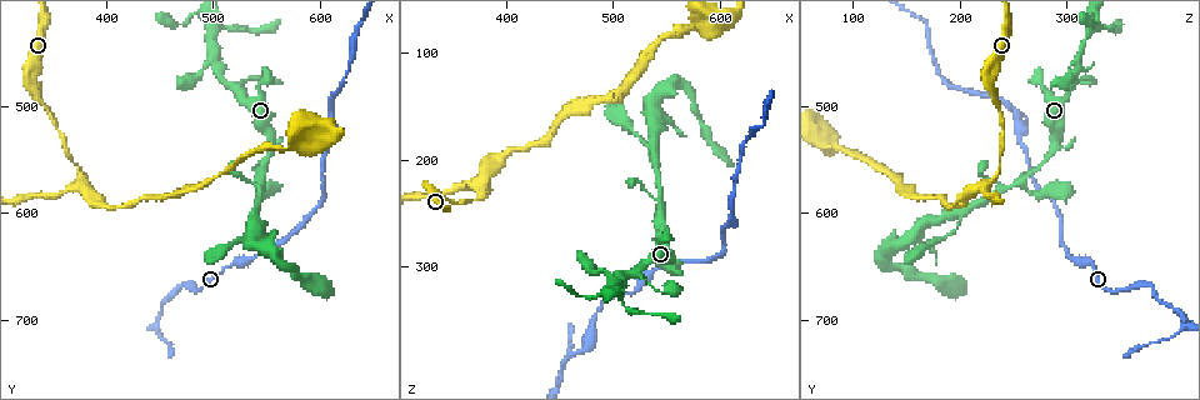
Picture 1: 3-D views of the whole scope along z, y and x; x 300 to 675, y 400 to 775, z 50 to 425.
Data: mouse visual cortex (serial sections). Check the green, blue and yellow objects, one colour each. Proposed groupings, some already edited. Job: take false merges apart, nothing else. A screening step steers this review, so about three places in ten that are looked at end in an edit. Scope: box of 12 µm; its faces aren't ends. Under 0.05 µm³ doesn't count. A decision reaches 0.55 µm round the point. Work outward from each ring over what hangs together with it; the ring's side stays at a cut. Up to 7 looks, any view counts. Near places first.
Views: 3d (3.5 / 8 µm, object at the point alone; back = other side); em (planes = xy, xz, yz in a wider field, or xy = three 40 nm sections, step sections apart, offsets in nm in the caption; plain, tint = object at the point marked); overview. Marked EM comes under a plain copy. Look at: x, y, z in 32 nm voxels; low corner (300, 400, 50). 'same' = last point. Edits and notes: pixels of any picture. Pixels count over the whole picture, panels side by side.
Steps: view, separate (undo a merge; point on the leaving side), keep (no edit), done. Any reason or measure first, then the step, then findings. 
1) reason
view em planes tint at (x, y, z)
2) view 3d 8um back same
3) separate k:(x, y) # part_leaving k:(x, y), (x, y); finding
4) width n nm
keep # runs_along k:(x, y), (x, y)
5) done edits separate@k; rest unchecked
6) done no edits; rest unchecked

calibre changes
view 3d 3.5um at (378, 572, 228)

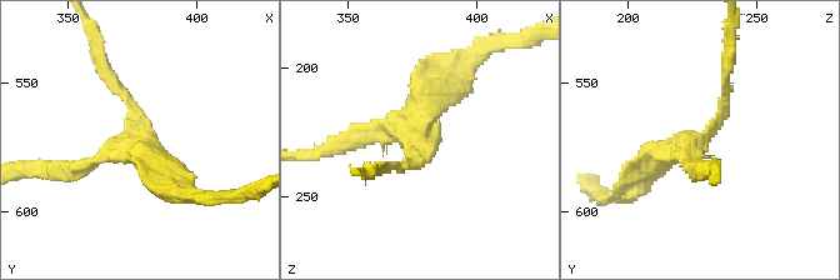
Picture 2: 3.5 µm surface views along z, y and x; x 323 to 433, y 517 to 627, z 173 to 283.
arms 3; arm_widths 150, 150, 350 nm; now the EM
view em planes tint at (377, 570, 230)

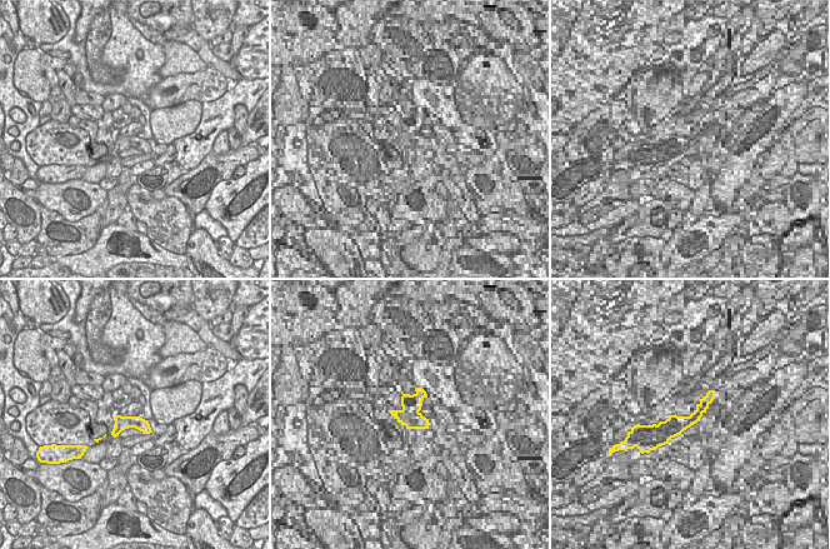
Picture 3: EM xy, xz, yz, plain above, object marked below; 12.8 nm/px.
separate 2:(641, 168) # part_leaving 2:(700, 139), (655, 158), (620, 196); two cells meet here

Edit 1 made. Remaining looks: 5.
abrupt turn
view 3d 8um at (502, 462, 310)

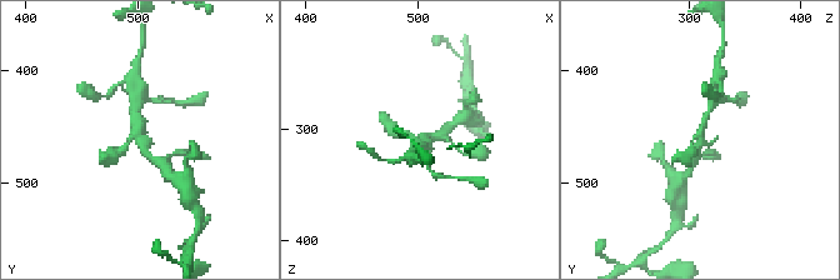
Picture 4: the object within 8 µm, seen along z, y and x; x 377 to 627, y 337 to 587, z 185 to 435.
view em xy step 1 tint at (502, 460, 310)

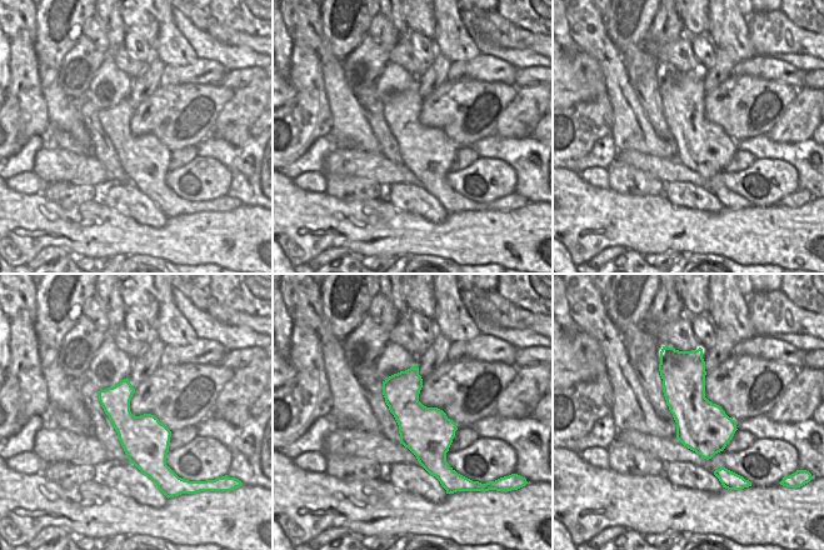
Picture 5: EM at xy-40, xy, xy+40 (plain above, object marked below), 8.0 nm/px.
width 420 nm
keep # runs_along 4:(159, 165), (138, 138), (138, 105); one cell here

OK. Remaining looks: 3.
sharp bend
view 3d 3.5um back at (544, 570, 258)

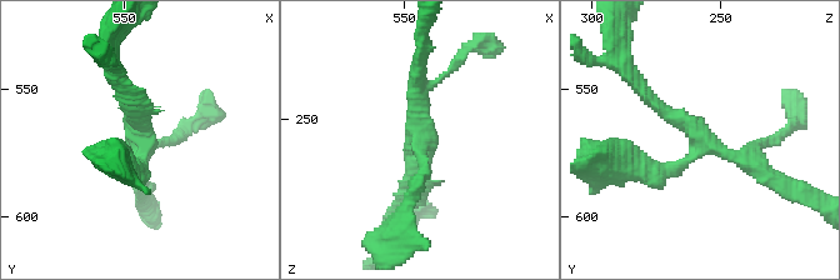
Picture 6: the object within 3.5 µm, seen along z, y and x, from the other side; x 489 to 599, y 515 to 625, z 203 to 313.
arms 3; arm_widths 200, 200, 200 nm; shape alone is not enough
view em xy step 2 tint at (544, 571, 258)

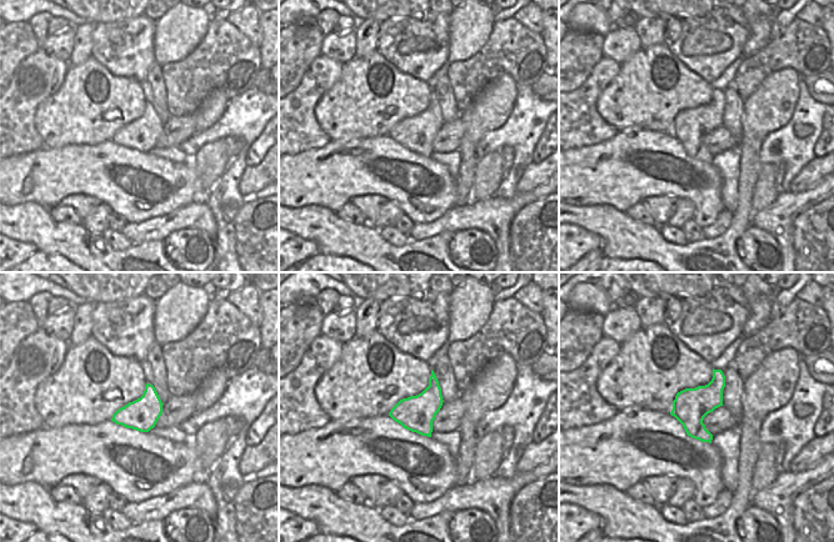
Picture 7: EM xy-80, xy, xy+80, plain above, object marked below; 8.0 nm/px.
keep # runs_along 6:(641, 90), (703, 144), (770, 179); continuous, no second cell

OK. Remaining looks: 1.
done edits separate@2; rest unchecked

